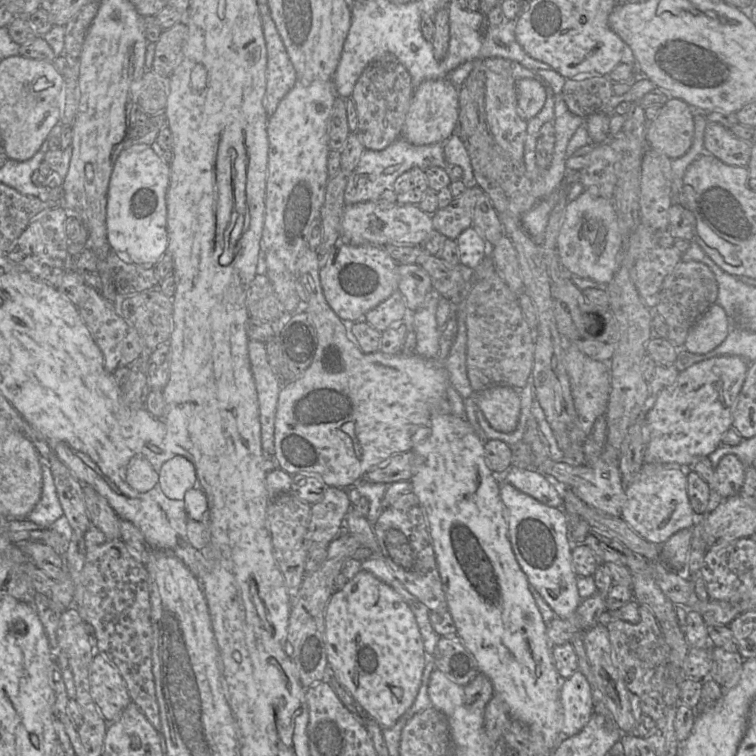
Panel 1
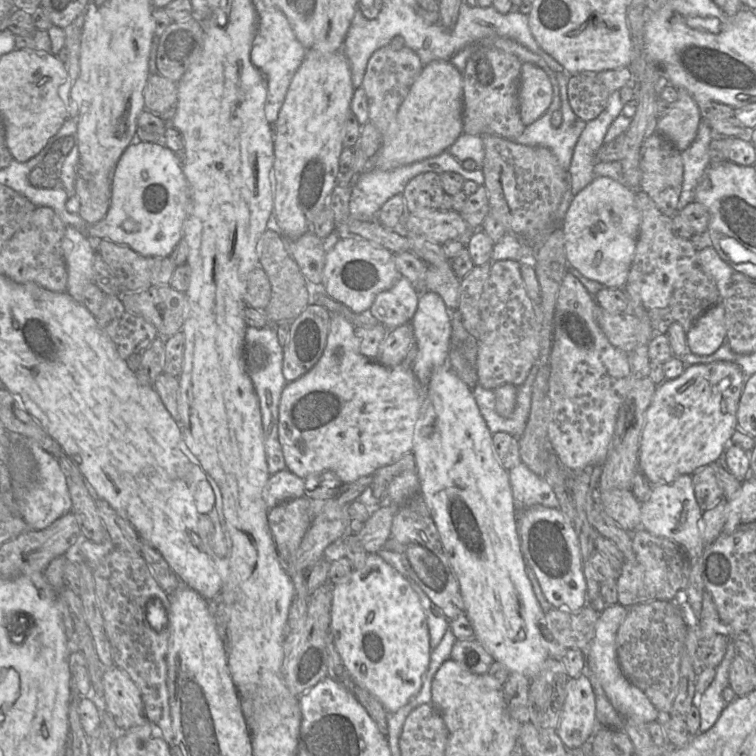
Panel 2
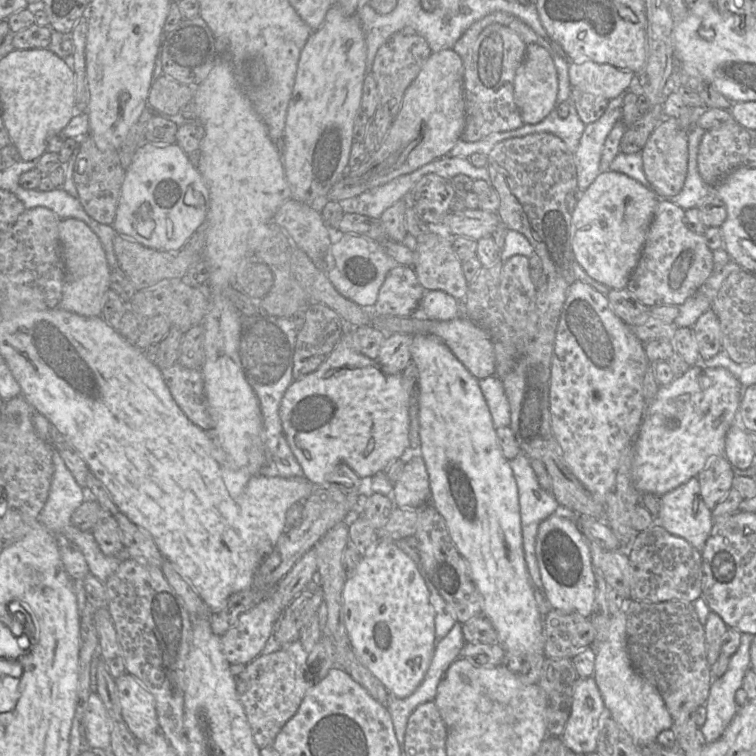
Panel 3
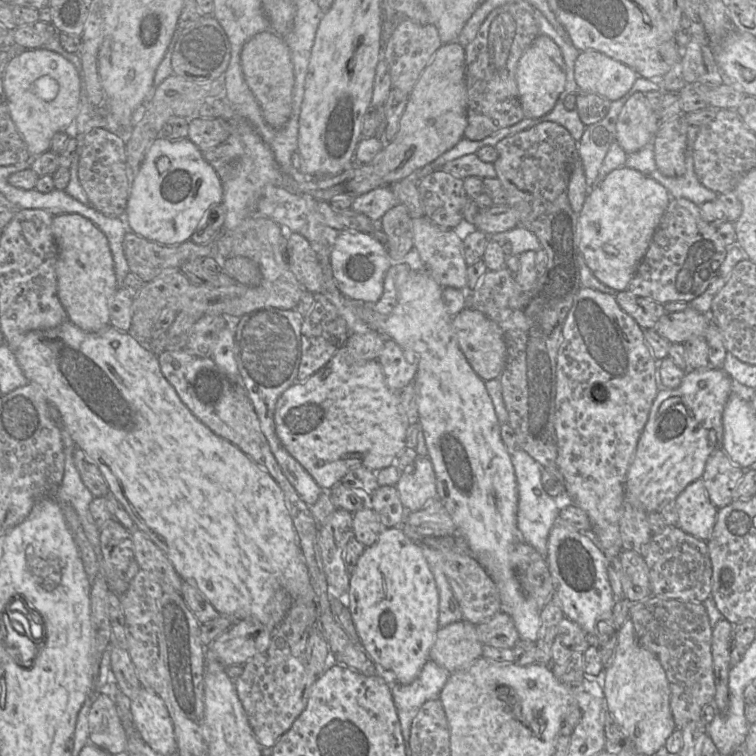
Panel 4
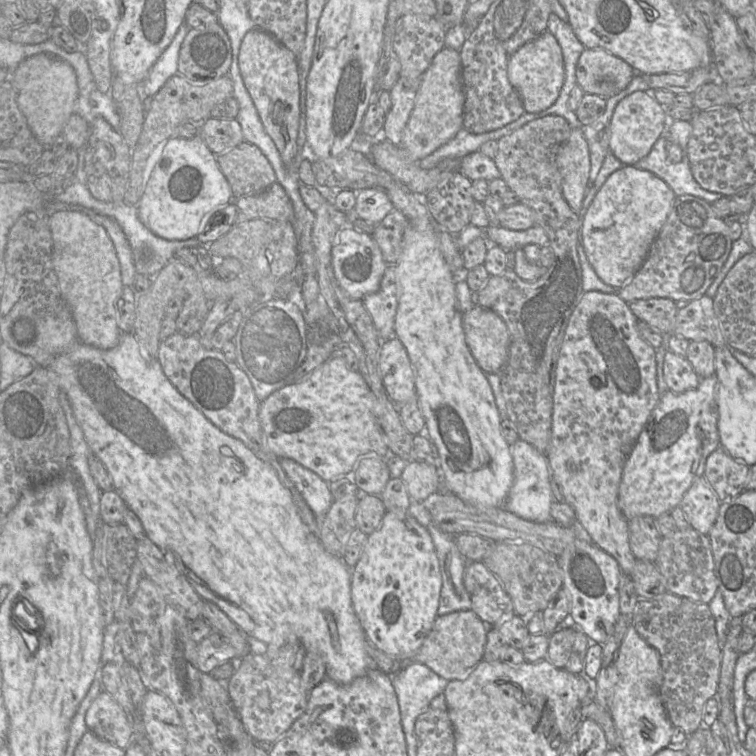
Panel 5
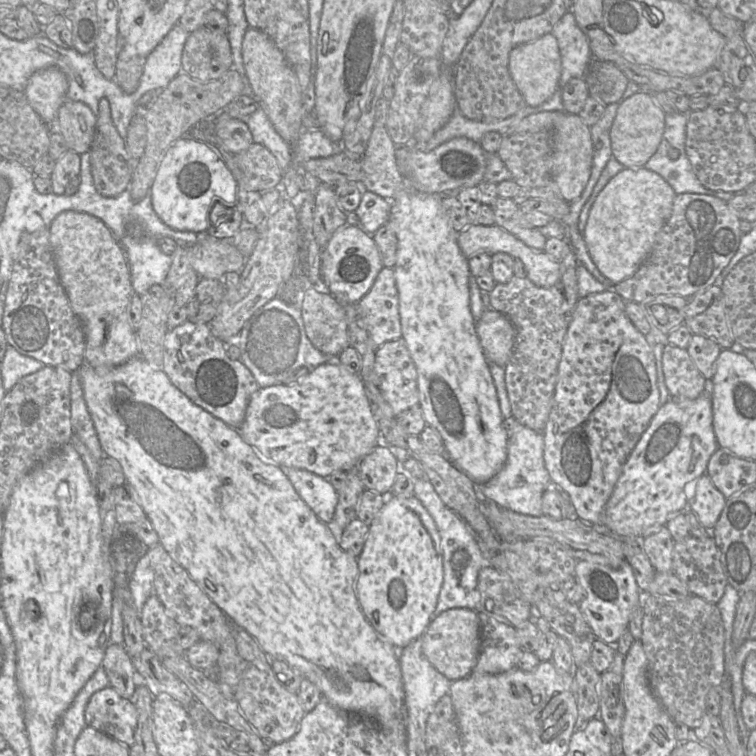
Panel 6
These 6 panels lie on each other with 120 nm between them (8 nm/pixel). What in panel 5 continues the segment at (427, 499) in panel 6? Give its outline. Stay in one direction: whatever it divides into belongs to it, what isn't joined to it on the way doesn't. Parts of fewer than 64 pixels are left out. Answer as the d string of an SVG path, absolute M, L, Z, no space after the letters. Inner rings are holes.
M411 498L408 514L428 530L438 557L442 587L437 615L470 610L472 603L463 582L468 561L459 552L455 535L437 528L432 522L430 511L421 502L413 501Z

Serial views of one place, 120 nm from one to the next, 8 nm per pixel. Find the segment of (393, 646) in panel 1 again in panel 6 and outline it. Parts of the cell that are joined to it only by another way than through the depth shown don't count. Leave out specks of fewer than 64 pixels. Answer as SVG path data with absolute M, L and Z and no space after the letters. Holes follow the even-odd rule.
M392 496L370 525L363 550L357 558L355 592L364 617L379 635L397 649L404 648L421 637L430 624L442 583L441 540L433 518L415 496Z

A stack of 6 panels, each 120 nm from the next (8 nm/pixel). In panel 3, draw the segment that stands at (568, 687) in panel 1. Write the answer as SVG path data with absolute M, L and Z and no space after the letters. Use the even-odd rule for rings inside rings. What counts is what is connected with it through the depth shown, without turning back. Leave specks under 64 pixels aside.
M594 677L575 683L572 708L561 741L576 754L596 752L600 723L606 708Z

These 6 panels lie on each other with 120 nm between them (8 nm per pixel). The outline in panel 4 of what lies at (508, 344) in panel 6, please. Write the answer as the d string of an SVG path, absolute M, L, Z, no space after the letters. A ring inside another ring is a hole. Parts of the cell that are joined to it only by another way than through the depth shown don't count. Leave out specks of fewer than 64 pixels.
M467 306L452 318L452 326L458 345L475 373L484 381L499 378L506 362L506 343L498 324Z

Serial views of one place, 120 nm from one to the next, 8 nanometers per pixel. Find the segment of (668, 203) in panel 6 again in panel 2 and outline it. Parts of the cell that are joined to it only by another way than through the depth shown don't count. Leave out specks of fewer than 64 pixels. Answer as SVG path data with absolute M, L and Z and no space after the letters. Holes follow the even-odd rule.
M595 177L571 201L561 223L568 265L609 288L624 288L640 232L636 191L609 177Z

